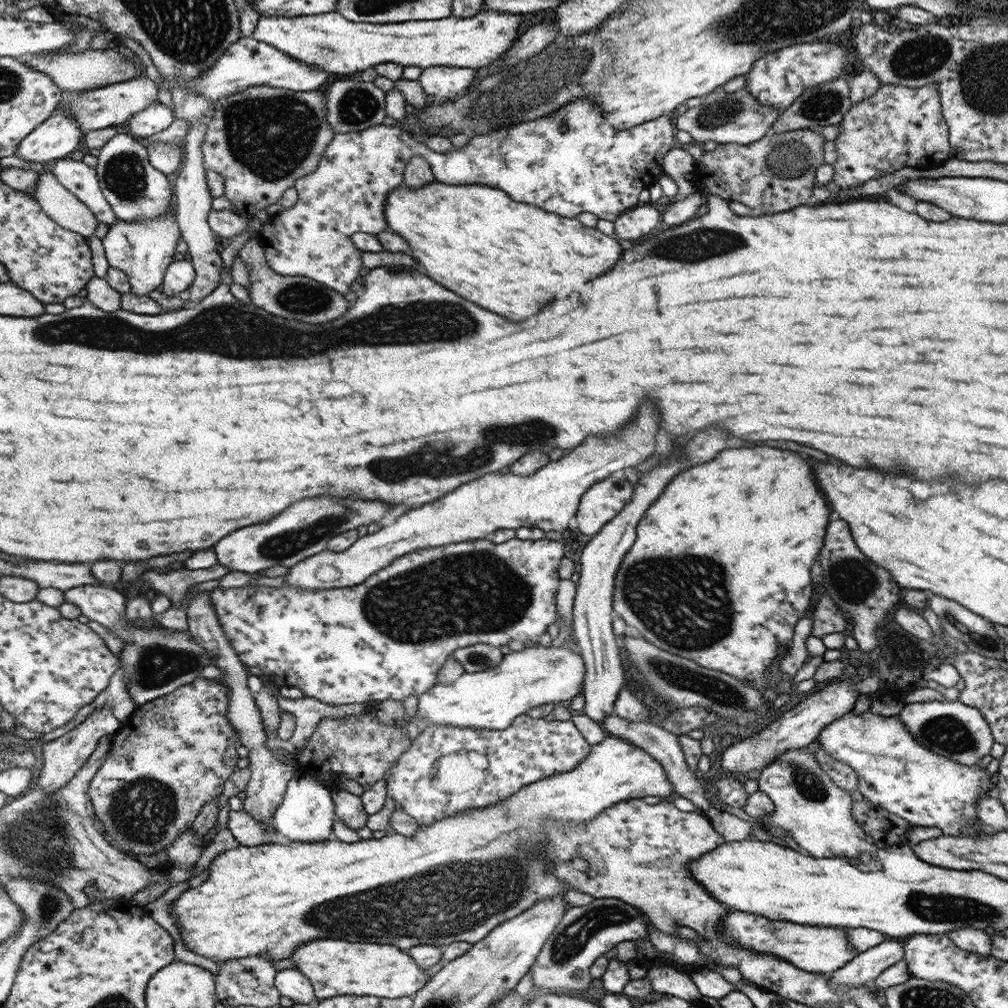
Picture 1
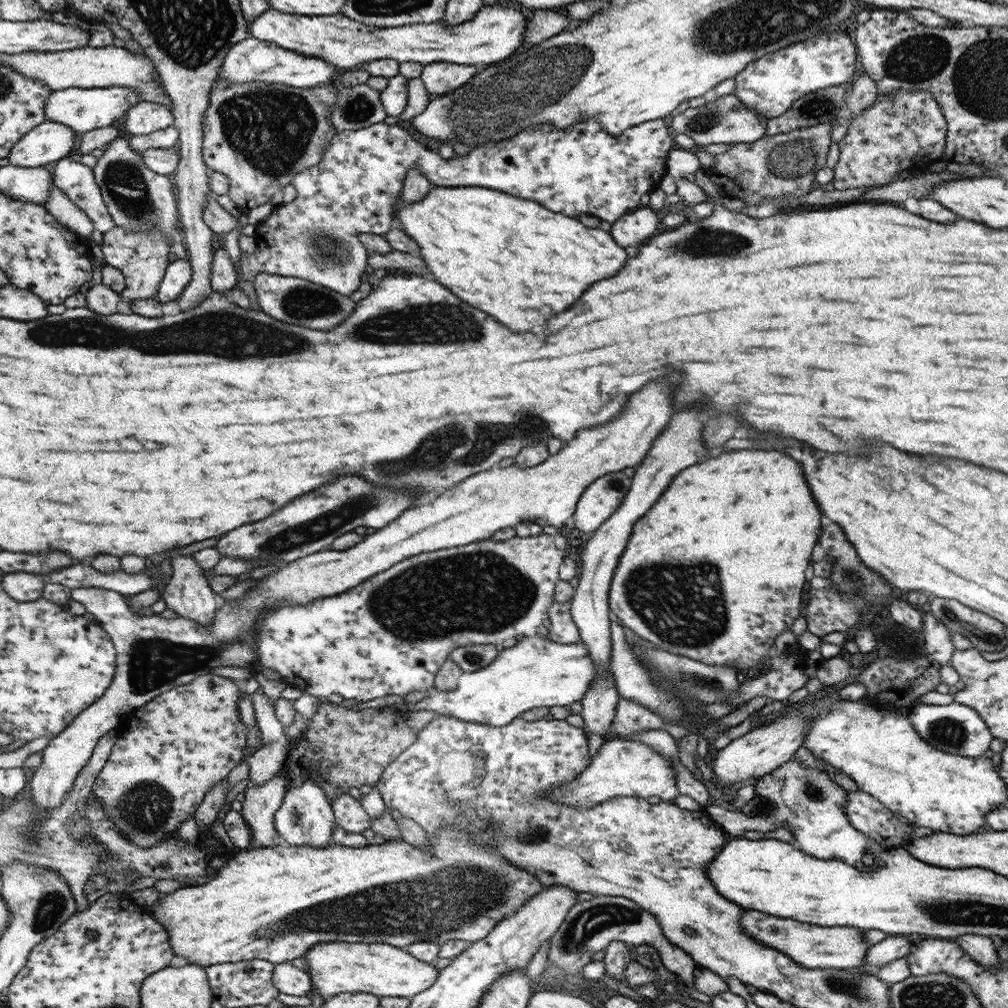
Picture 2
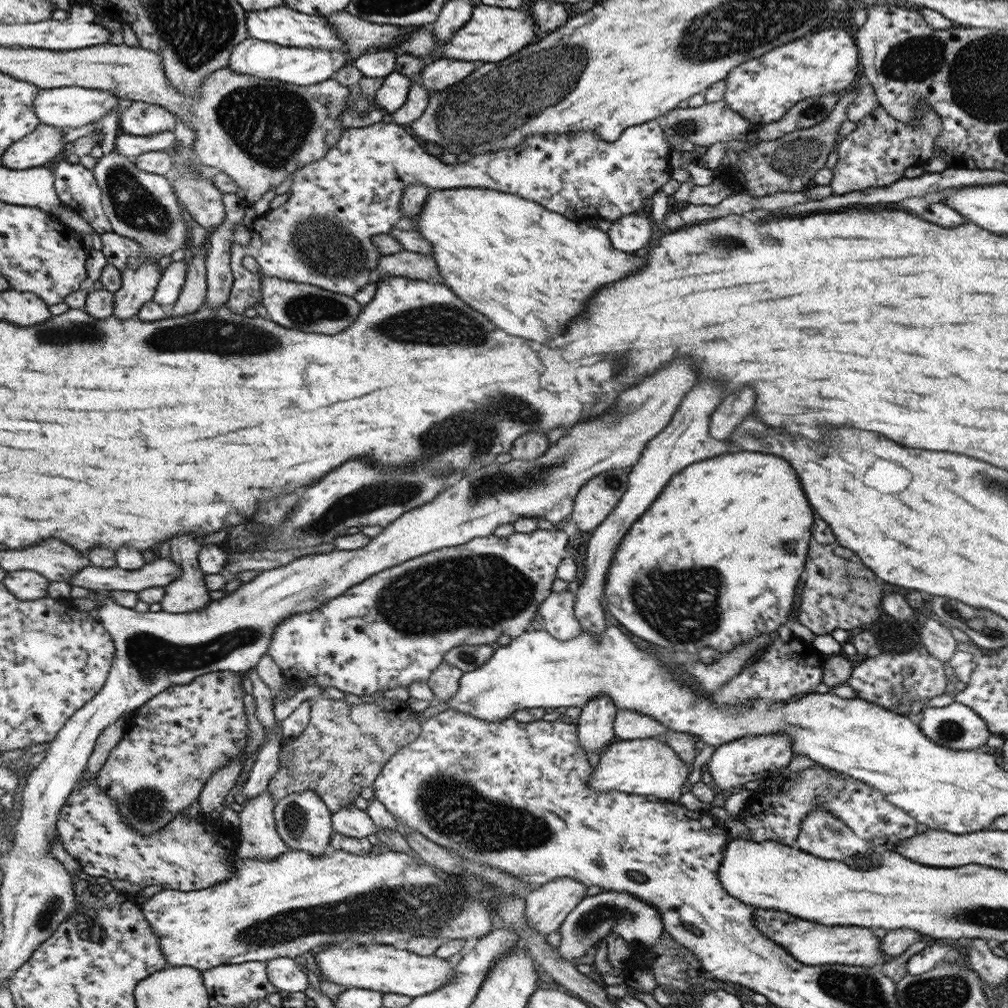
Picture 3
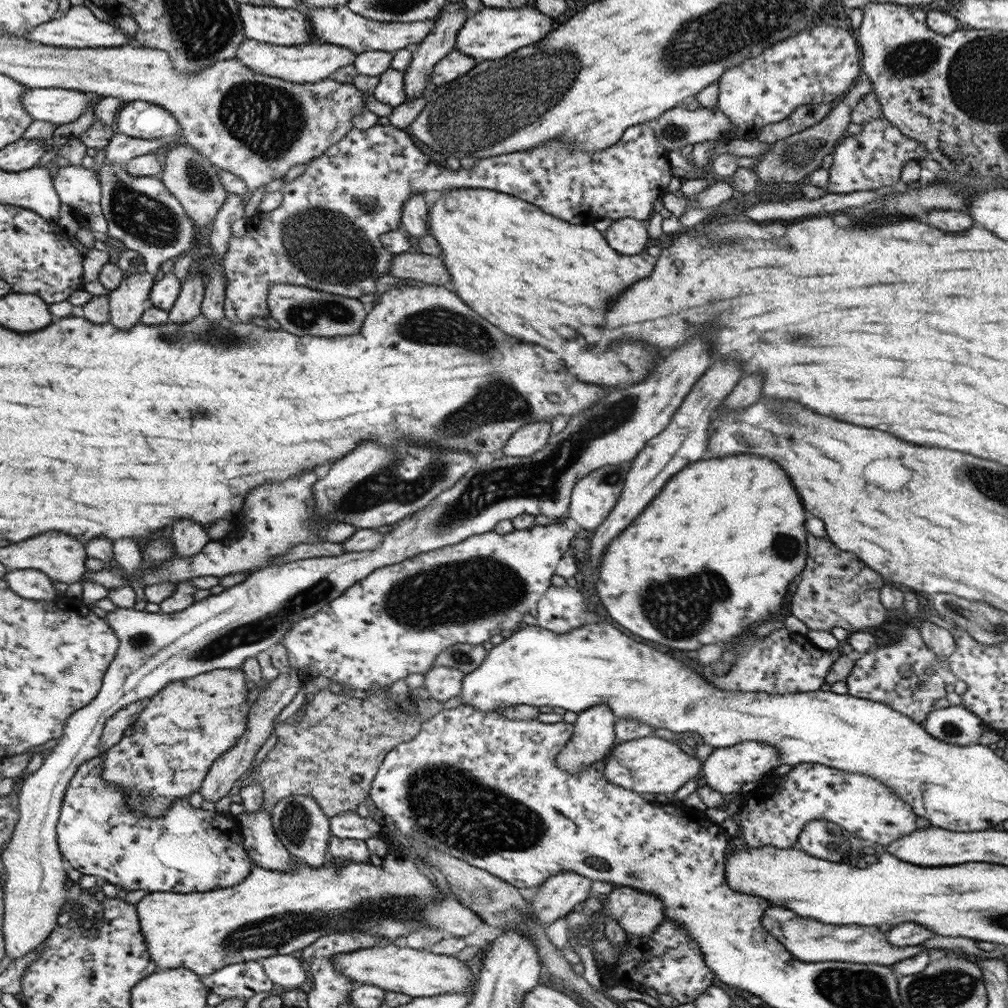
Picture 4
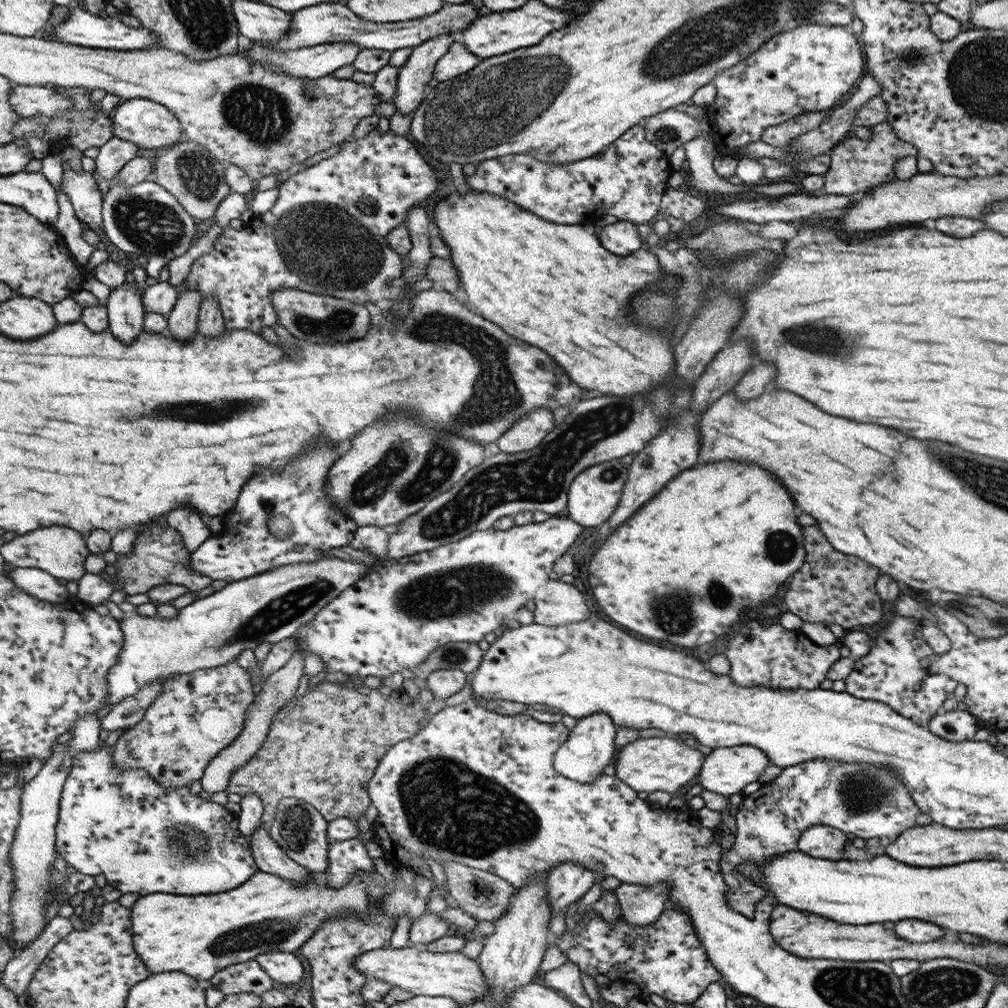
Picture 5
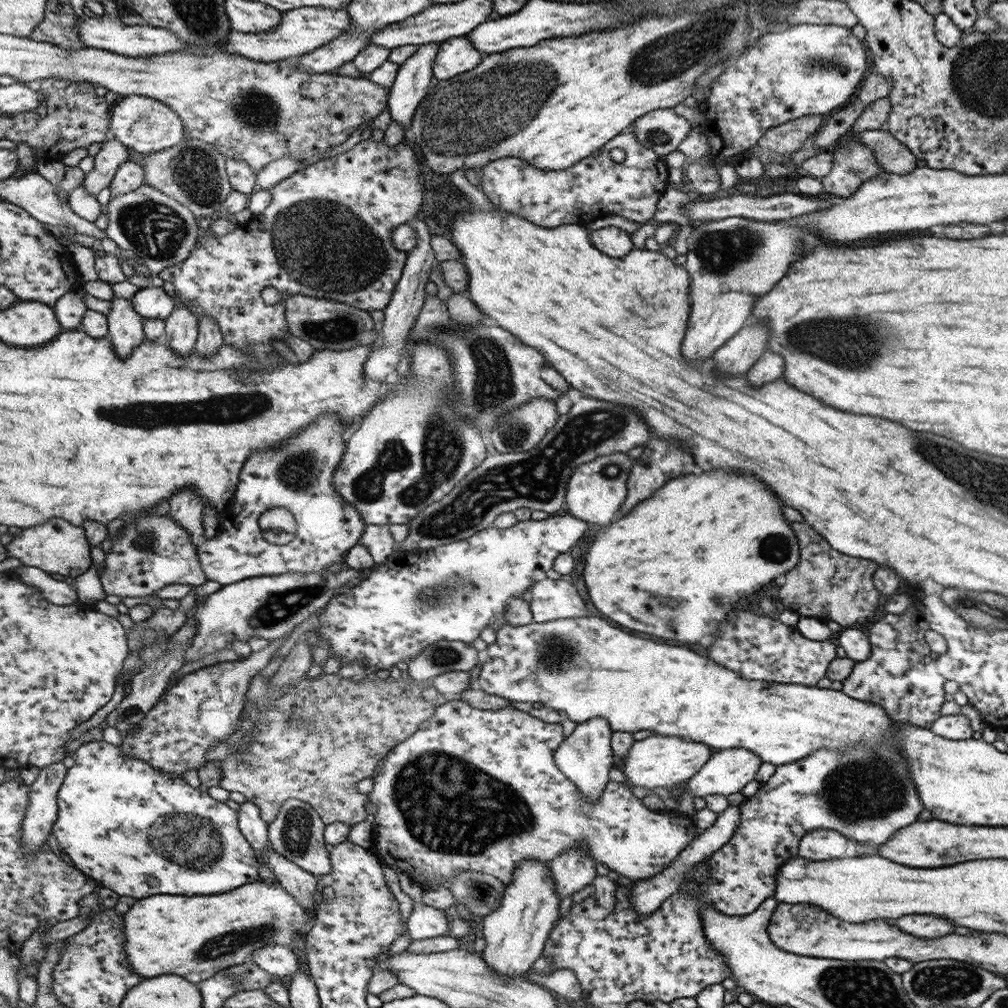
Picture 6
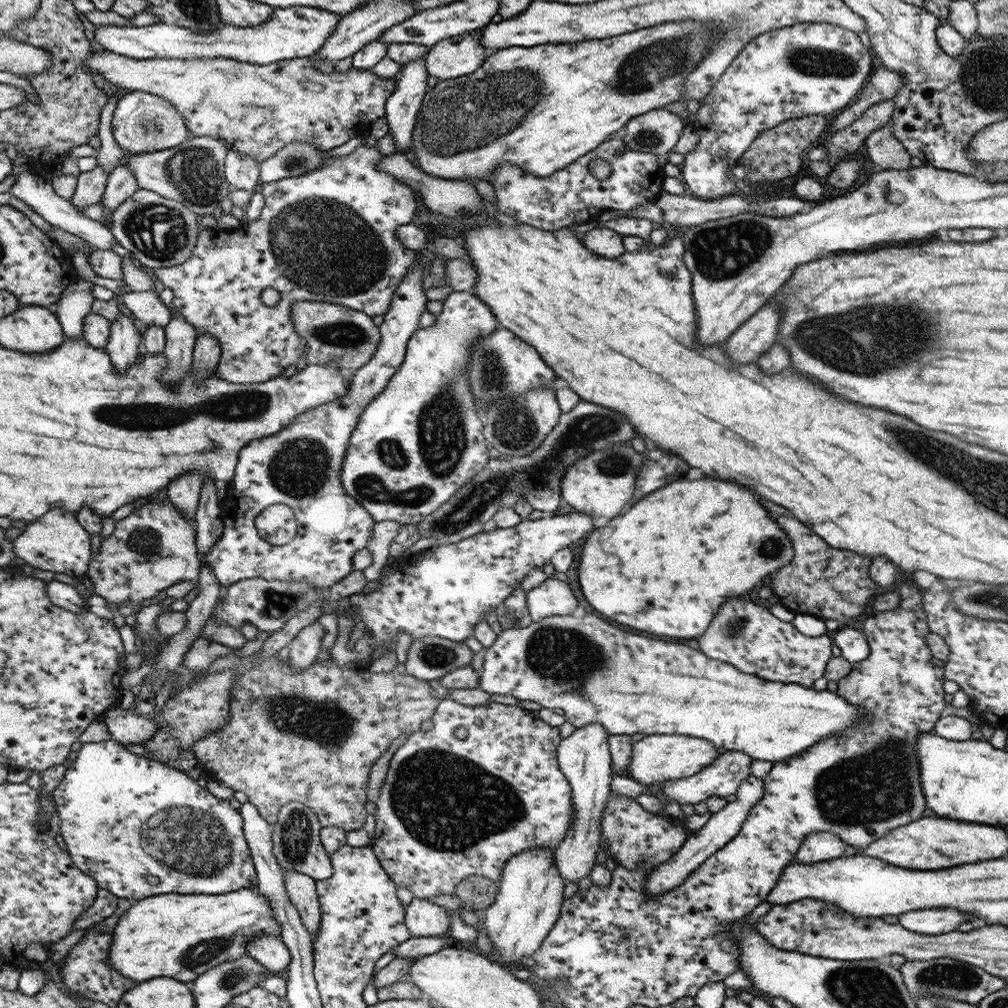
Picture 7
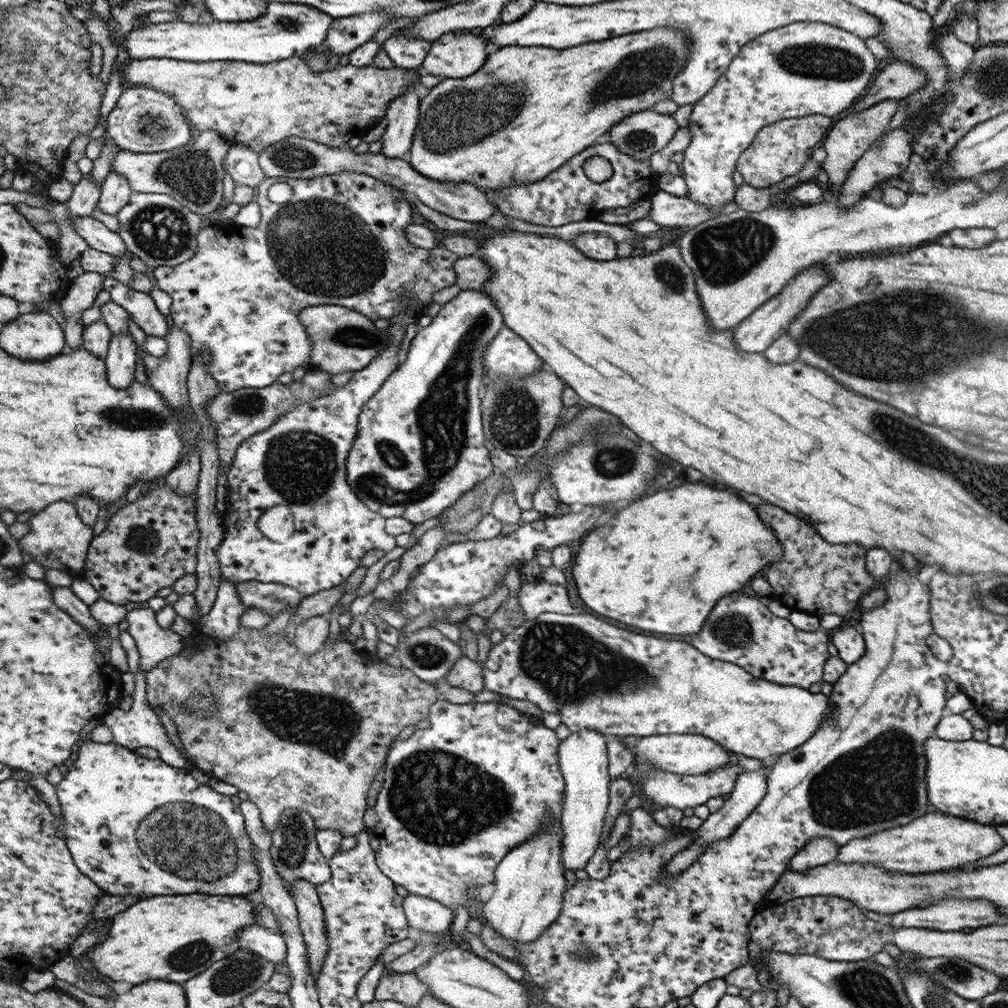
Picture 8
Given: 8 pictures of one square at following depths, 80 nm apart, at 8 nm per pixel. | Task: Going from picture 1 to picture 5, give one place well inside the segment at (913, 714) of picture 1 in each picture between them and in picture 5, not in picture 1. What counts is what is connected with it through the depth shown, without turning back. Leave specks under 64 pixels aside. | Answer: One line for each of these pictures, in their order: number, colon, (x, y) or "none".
2: (954, 728)
3: (957, 727)
4: (955, 725)
5: (957, 726)

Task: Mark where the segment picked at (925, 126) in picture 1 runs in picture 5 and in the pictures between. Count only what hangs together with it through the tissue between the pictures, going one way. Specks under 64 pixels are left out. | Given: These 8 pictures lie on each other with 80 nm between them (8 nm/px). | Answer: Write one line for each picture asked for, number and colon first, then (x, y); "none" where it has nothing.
2: (906, 130)
3: (877, 152)
4: (873, 159)
5: (857, 166)

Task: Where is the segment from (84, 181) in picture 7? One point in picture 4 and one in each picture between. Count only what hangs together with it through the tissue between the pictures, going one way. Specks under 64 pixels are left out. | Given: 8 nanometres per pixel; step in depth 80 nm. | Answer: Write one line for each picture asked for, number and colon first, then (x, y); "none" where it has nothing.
4: (122, 148)
5: (114, 154)
6: (113, 153)

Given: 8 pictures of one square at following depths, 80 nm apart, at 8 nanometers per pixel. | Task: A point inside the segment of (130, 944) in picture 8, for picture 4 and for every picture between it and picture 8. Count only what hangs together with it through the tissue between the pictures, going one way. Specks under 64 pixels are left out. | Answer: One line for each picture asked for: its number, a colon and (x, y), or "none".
4: (271, 912)
5: (199, 935)
6: (195, 937)
7: (179, 936)

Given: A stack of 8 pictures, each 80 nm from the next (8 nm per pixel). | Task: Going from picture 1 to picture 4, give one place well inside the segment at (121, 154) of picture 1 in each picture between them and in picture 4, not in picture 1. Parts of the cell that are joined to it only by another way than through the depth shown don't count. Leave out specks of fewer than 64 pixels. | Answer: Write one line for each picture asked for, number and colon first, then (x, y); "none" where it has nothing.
2: (140, 200)
3: (143, 206)
4: (142, 213)

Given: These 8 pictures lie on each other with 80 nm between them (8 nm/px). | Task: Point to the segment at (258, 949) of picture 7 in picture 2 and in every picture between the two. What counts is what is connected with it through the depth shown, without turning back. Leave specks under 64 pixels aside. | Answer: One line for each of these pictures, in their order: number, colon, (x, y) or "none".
2: (288, 979)
3: (285, 975)
4: (287, 972)
5: (285, 968)
6: (280, 962)

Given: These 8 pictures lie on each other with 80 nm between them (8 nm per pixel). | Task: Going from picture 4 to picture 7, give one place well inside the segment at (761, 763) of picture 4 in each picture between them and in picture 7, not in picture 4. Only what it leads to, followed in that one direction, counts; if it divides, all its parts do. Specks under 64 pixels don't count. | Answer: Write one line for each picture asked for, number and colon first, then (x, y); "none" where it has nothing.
5: (726, 771)
6: (727, 771)
7: (723, 776)

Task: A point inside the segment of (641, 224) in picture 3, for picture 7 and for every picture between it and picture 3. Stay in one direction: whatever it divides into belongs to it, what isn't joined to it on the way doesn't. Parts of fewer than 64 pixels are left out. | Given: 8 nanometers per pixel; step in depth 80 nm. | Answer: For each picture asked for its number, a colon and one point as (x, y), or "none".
4: (628, 236)
5: (622, 238)
6: (611, 240)
7: (605, 242)

